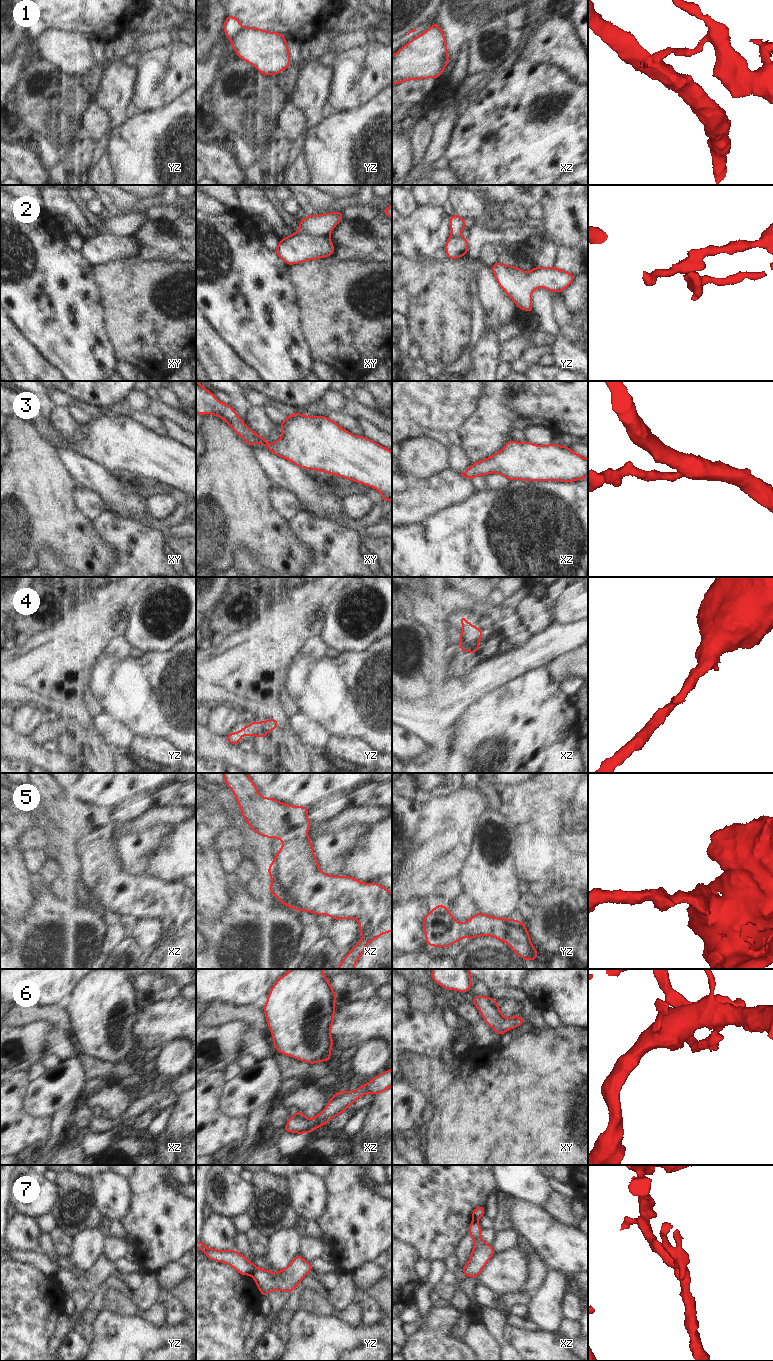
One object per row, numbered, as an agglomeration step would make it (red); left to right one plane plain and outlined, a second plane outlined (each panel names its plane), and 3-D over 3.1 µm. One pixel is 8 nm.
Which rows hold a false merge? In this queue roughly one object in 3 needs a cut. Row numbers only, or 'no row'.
1, 2, 7

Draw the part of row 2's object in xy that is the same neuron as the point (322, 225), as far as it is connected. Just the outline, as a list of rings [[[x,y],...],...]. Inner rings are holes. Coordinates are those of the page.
[[[341,211],[325,213],[321,215],[310,215],[299,221],[299,230],[297,233],[306,233],[308,235],[328,237],[334,227],[344,216]]]

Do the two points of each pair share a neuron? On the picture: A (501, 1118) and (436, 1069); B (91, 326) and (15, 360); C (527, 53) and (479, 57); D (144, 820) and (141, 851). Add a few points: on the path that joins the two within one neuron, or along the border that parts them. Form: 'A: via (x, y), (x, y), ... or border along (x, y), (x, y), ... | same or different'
A: via (485, 1102), (466, 1083), (452, 1083) | same
B: border along (21, 332), (28, 342), (54, 365) | different
C: border along (523, 48), (519, 56) | different
D: border along (166, 825), (130, 831), (120, 837) | different

